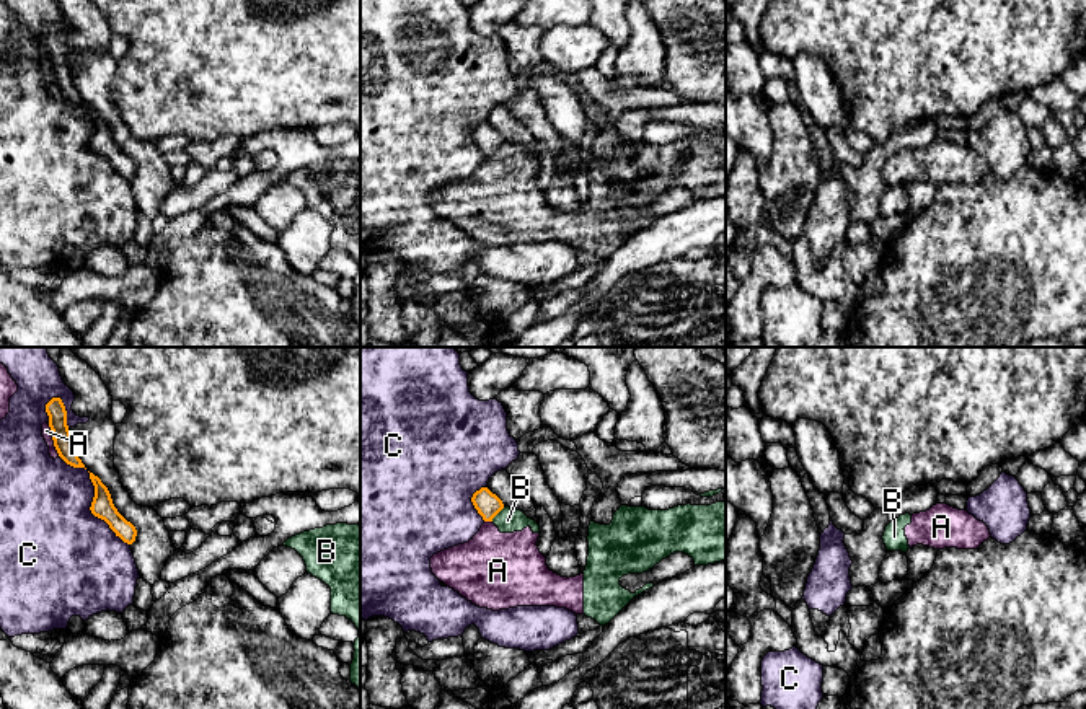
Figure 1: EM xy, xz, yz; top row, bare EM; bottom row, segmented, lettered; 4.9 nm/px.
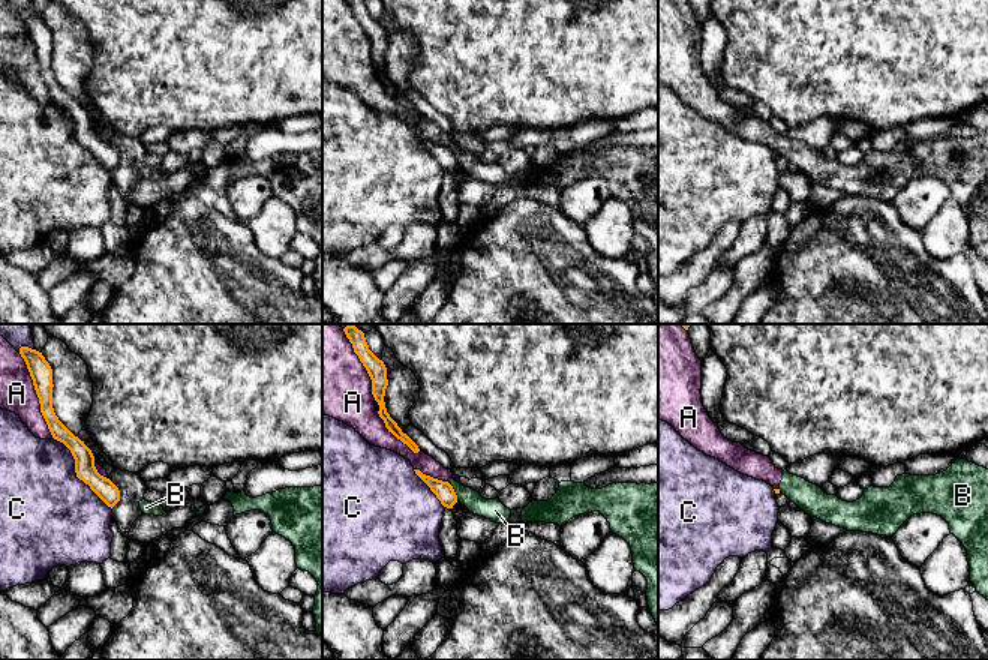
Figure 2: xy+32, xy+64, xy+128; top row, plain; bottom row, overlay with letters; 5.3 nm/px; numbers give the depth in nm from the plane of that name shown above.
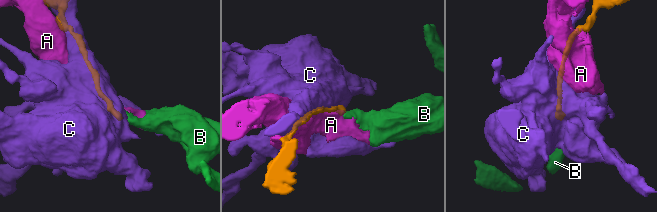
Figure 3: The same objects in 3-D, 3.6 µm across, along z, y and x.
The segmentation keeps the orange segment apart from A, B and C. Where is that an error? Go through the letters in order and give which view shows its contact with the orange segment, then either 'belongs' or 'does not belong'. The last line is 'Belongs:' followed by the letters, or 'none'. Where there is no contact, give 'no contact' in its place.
A: contact in xy; does not belong
B: contact in xz; does not belong
C: contact in xy; does not belong
Belongs: none

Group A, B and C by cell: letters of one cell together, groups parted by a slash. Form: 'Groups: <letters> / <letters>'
Groups: A B / C

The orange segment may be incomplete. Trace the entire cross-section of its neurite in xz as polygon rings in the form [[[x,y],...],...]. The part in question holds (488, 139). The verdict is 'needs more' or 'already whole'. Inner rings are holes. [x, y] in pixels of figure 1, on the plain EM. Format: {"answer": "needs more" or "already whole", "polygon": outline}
{"answer": "already whole", "polygon": [[[488,122],[476,126],[471,137],[484,156],[492,156],[492,153],[504,143],[502,135]]]}

